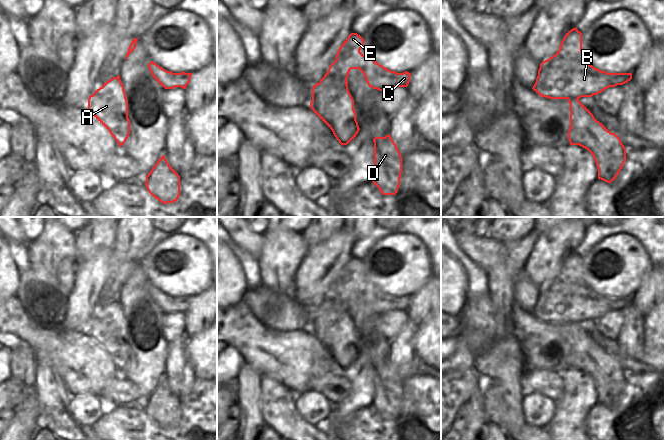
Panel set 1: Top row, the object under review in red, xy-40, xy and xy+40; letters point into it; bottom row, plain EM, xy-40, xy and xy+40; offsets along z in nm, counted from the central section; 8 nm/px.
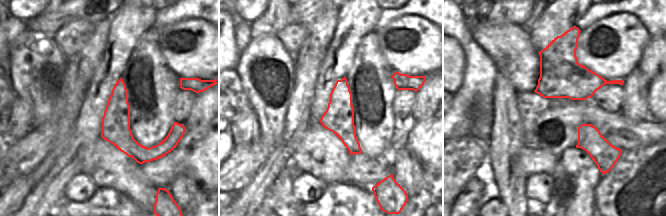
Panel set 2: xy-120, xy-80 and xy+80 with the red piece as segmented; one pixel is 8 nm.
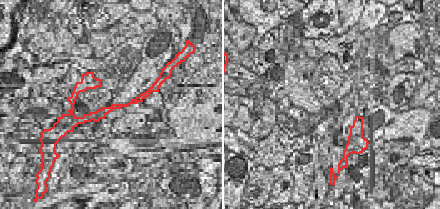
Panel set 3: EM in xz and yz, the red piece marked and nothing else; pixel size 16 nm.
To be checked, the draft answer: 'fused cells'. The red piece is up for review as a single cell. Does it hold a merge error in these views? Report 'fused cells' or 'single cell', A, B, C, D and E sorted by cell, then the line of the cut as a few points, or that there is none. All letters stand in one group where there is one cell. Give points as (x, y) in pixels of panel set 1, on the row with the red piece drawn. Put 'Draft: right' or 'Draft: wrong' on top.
Draft: right
fused cells; groups A D / B C E; cut xy (324, 76), (337, 76), (346, 84)

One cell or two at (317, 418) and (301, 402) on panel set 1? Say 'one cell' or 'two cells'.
one cell

